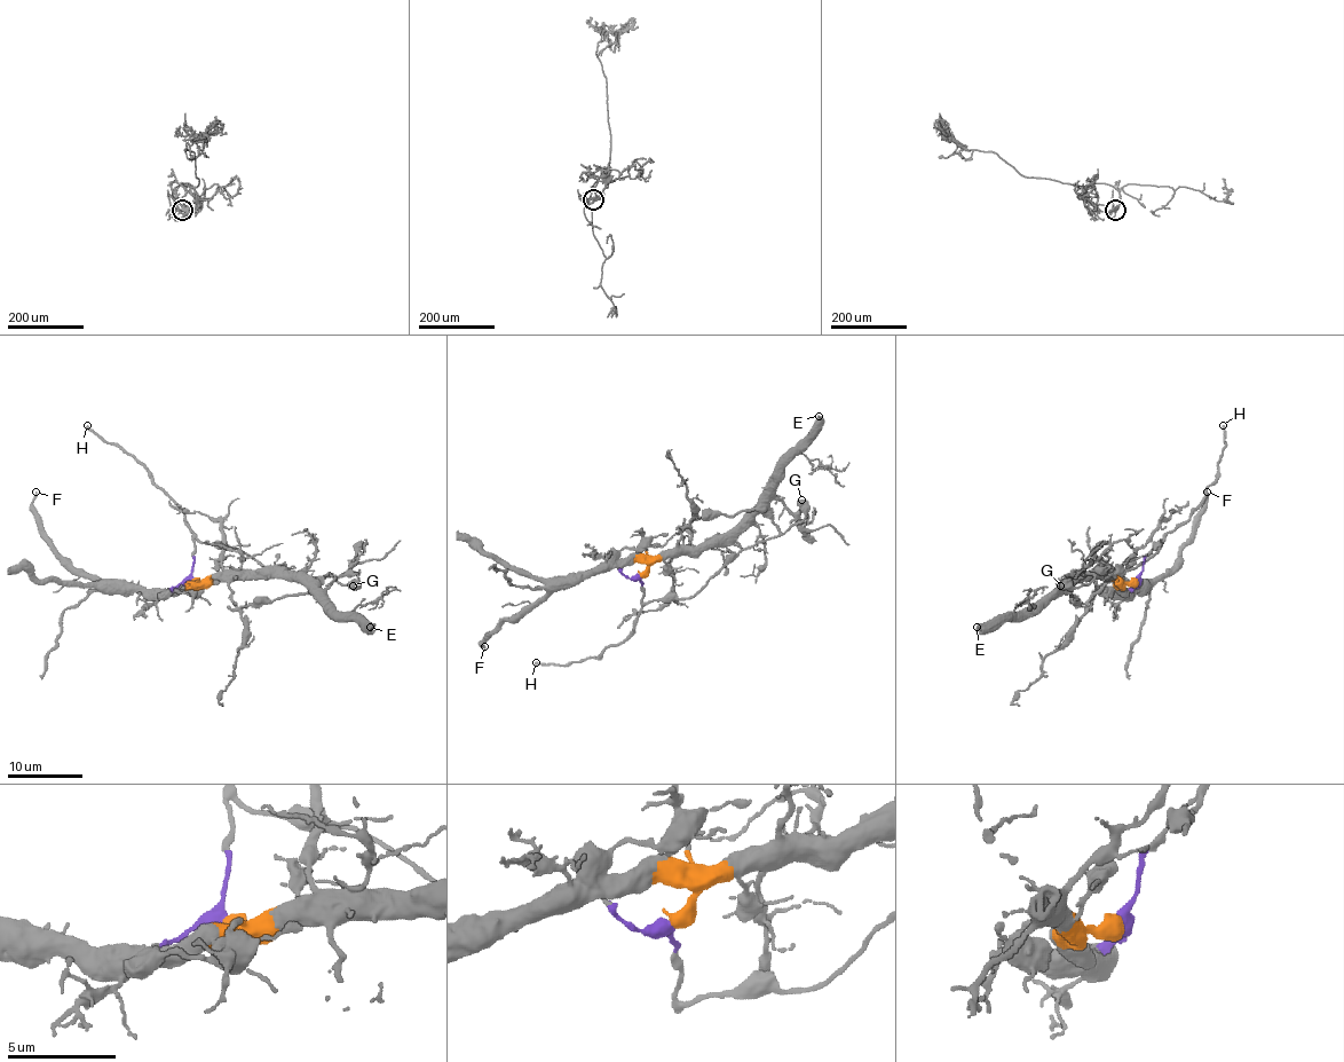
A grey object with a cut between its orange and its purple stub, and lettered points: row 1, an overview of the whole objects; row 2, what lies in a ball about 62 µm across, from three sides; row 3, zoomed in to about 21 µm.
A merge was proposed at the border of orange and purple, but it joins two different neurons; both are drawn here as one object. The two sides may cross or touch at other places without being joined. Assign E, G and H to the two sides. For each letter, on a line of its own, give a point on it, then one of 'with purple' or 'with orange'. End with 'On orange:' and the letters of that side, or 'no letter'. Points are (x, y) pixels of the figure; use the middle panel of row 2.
E: place (819, 416); with orange
G: place (801, 500); with purple
H: place (536, 662); with purple
On orange: E

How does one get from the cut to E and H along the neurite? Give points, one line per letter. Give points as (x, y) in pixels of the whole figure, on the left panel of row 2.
E: (191, 583), (295, 577), (327, 608), (355, 616), (370, 628)
H: (191, 581), (195, 542), (186, 516), (143, 465), (105, 442), (87, 426)

